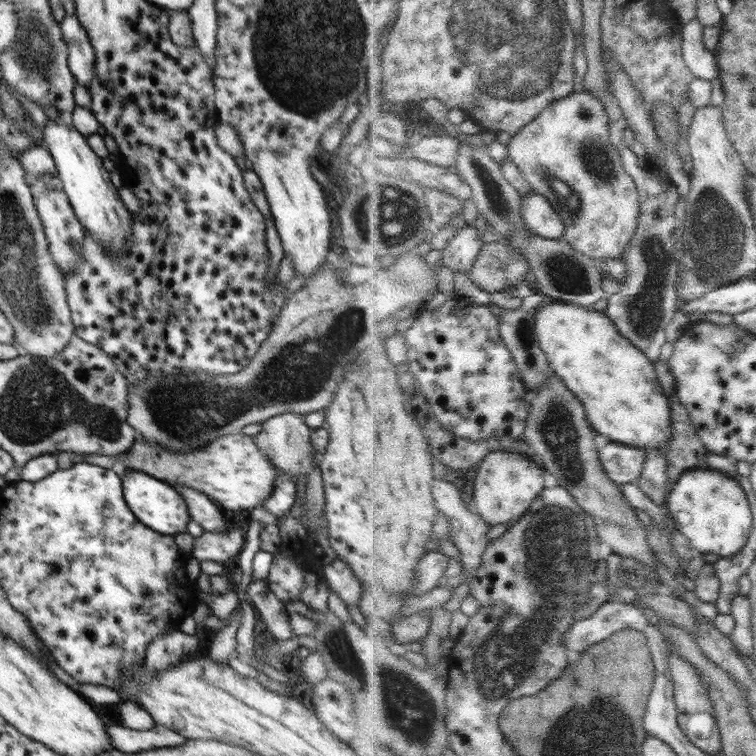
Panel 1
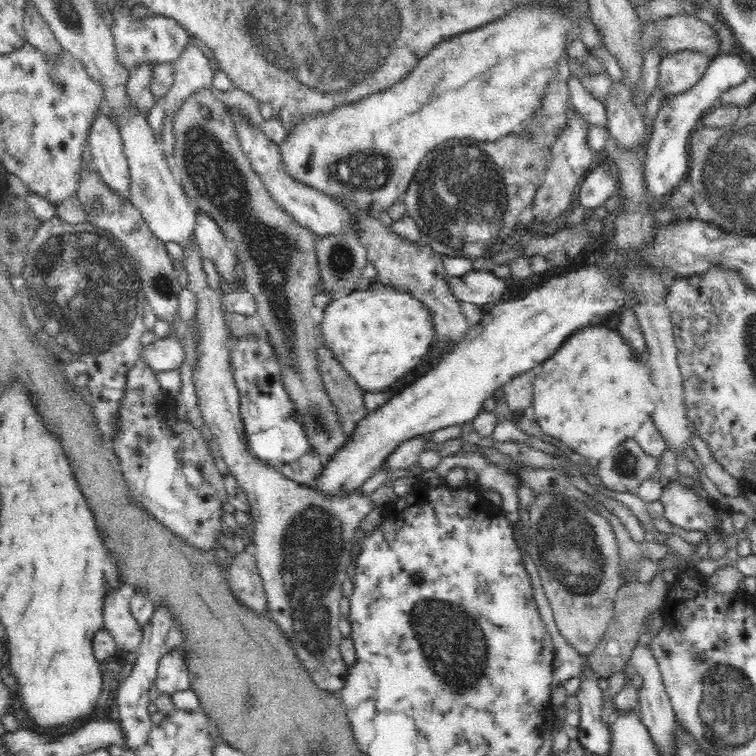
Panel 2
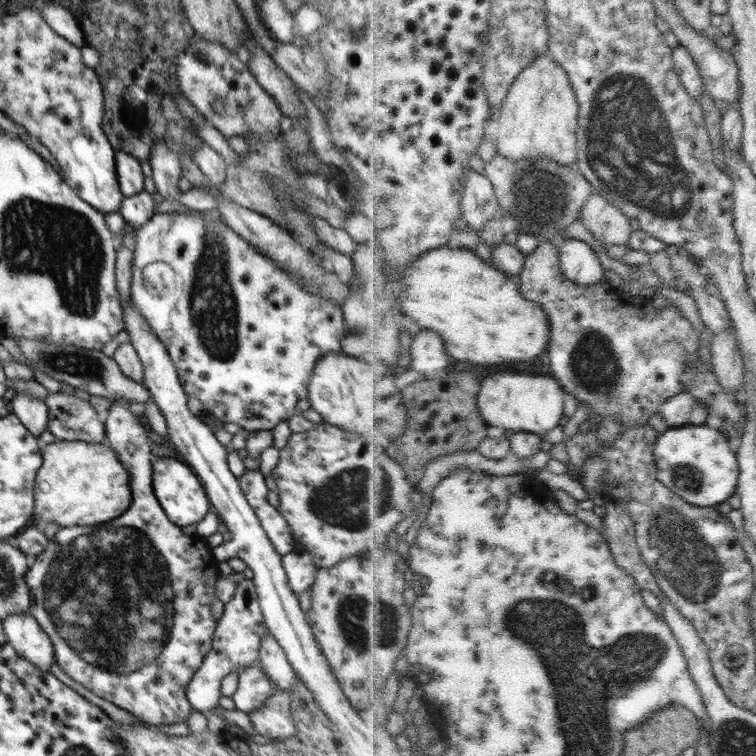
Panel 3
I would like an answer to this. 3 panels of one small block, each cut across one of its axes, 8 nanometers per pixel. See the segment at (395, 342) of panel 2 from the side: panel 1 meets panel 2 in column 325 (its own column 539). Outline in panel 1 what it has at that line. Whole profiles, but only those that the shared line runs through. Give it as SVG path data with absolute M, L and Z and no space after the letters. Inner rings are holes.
M554 300L550 305L540 308L529 320L530 325L535 327L536 333L540 335L540 343L555 373L586 403L588 421L592 423L596 434L604 434L616 442L644 448L651 453L672 446L674 403L672 397L664 392L655 362L627 335L622 334L620 327L605 311Z

